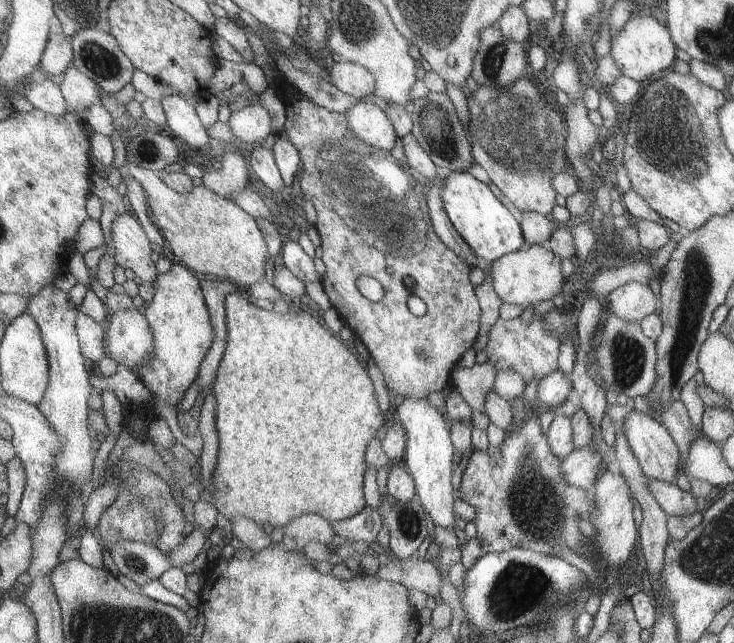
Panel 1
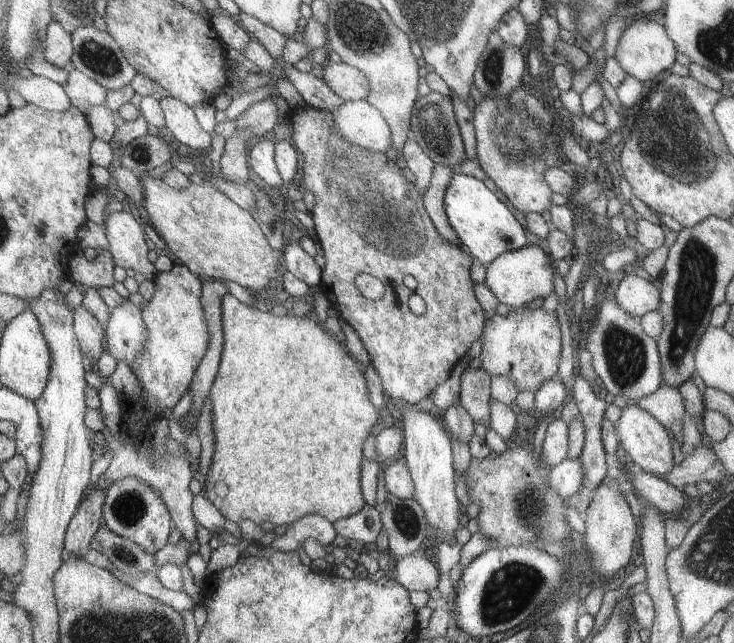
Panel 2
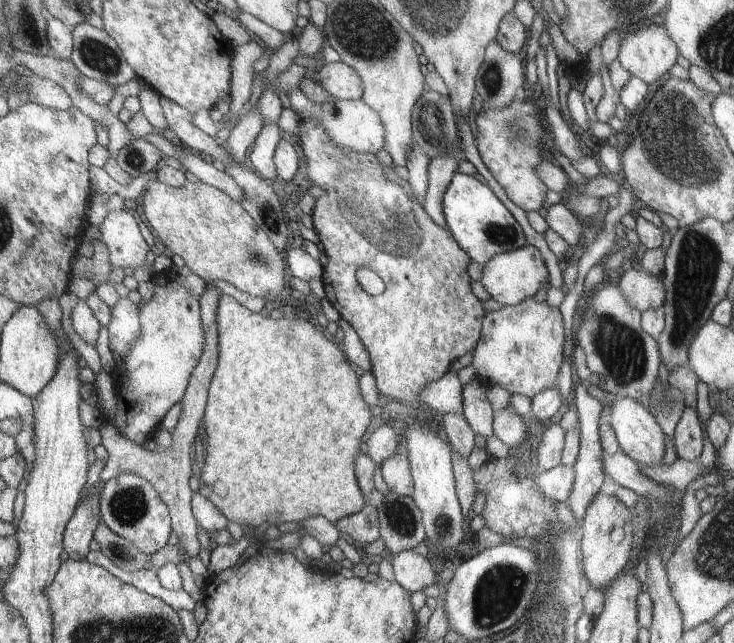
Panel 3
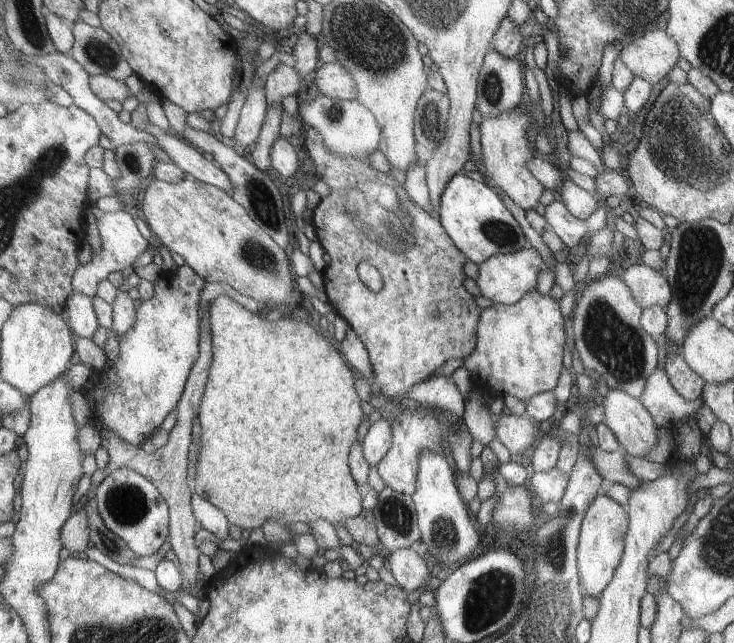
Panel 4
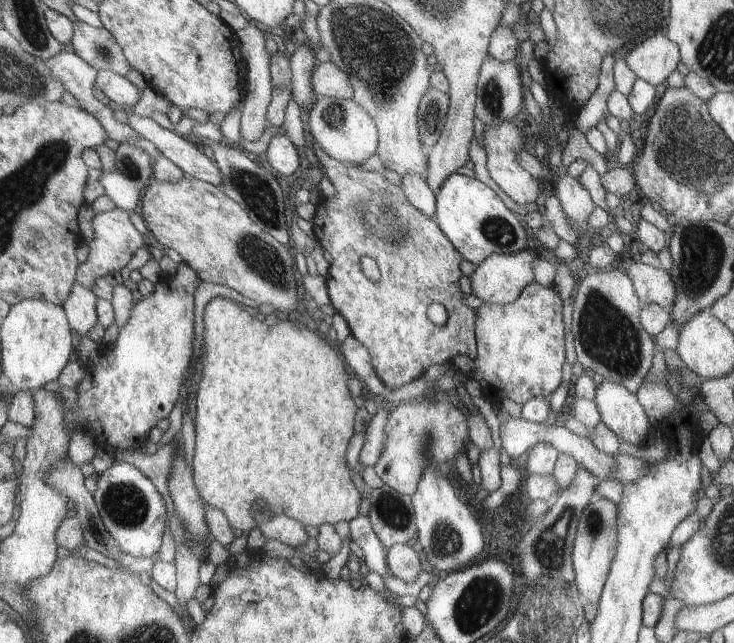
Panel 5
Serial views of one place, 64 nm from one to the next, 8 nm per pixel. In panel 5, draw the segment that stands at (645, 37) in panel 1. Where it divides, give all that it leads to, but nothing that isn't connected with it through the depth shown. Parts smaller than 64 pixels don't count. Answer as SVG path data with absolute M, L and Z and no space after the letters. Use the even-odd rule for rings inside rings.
M658 32L656 36L650 36L642 44L636 45L624 60L637 78L656 86L678 68L680 55L678 44Z

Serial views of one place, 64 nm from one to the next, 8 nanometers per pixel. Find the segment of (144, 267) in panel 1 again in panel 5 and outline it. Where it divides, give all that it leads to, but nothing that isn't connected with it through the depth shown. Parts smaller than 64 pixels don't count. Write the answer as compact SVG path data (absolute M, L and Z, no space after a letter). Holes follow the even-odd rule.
M118 207L110 211L95 213L92 228L94 238L87 242L90 247L88 259L78 267L77 272L78 284L88 290L92 290L98 278L106 276L108 272L120 272L126 266L126 262L132 258L132 254L144 244L143 234L140 234L130 222L128 211Z

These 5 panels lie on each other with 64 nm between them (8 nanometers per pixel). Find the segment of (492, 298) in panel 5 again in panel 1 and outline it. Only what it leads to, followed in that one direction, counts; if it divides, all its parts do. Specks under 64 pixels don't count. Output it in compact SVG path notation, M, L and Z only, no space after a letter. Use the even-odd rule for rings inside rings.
M535 244L527 249L518 249L509 252L500 259L493 260L492 284L496 294L502 302L508 304L522 304L527 307L544 300L552 300L556 294L562 292L562 270L560 270L560 257L550 251L545 244Z

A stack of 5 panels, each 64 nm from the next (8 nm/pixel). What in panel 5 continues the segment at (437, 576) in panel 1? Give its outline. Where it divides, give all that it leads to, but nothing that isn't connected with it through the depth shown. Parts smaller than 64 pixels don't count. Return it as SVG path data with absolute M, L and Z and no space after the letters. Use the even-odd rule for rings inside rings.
M394 544L386 551L390 574L406 583L414 582L422 571L418 553L406 544Z

